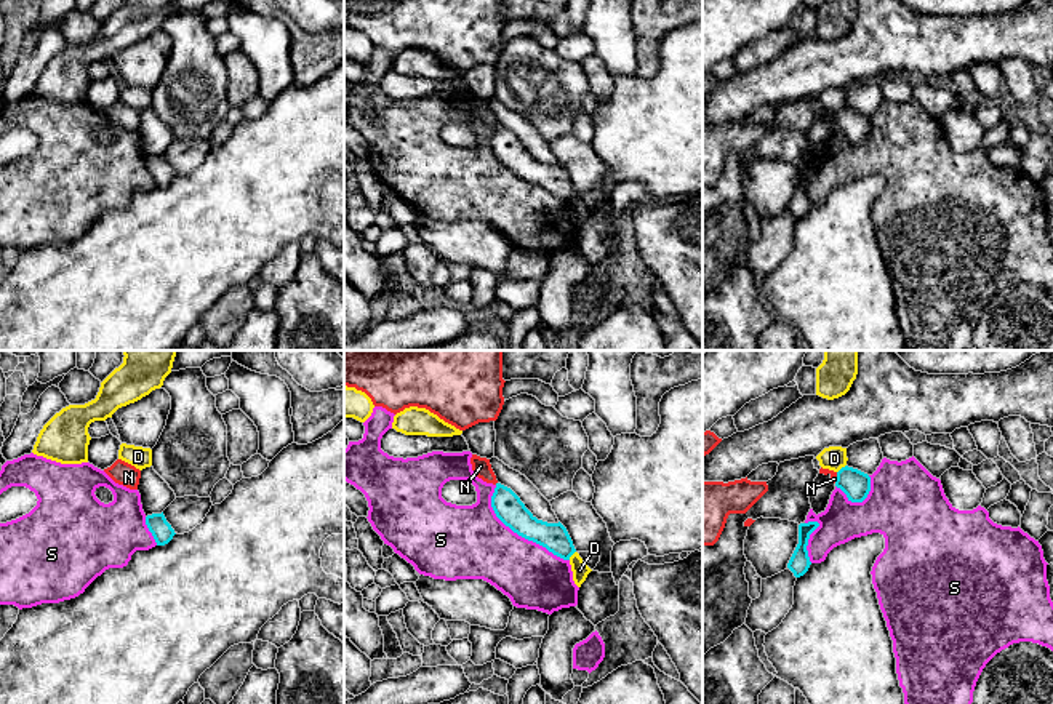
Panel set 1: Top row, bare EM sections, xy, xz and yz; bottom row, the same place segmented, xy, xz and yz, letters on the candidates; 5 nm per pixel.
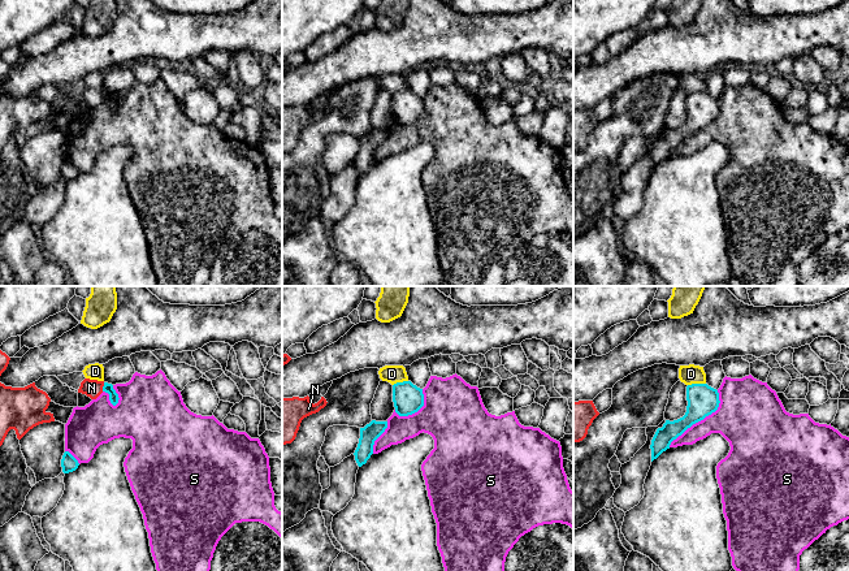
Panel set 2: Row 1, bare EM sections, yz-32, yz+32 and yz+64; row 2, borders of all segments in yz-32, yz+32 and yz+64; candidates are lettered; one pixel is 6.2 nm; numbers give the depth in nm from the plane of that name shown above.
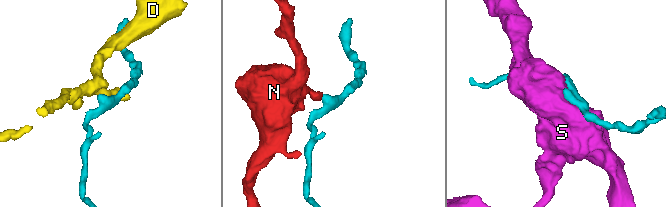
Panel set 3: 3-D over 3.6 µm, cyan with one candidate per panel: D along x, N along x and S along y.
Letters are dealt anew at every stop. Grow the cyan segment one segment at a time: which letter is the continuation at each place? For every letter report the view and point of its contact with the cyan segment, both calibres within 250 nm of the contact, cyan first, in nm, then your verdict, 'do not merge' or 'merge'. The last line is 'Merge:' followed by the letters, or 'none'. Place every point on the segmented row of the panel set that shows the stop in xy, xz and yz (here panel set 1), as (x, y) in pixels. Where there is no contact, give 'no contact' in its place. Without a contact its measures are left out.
D: meets cyan in yz at (840, 469); 140 nm thick on the cyan side, 120 nm on the other; do not merge
N: meets cyan in yz at (837, 477); 140 nm thick on the cyan side, 30 nm on the other; do not merge
S: meets cyan in xz at (517, 533); 150 nm thick on the cyan side, 360 nm on the other; do not merge
Merge: none

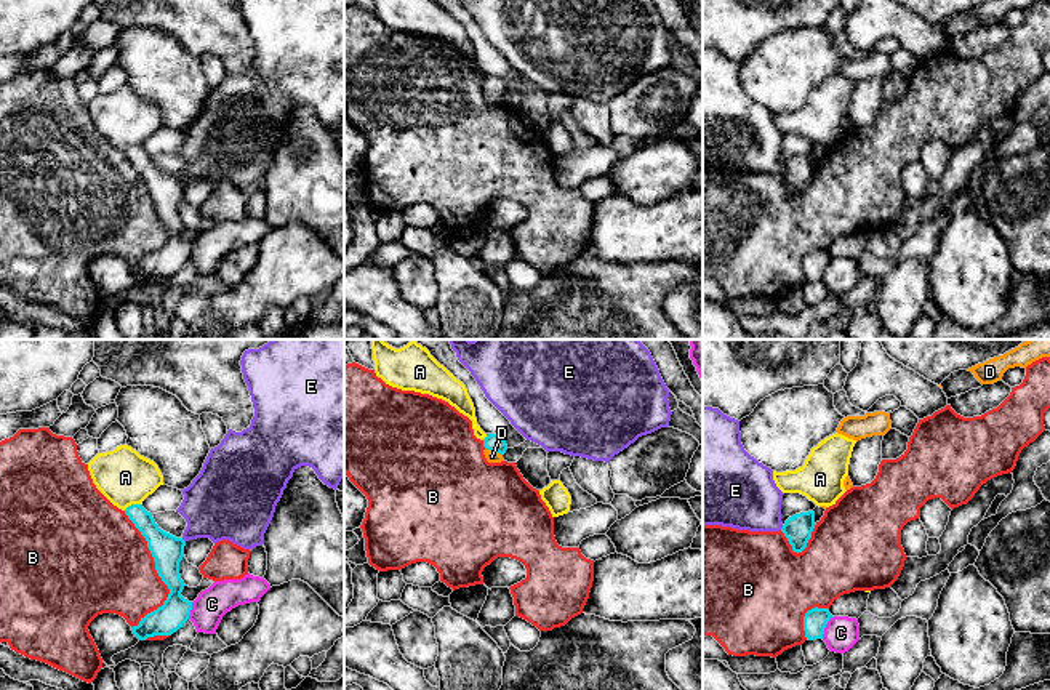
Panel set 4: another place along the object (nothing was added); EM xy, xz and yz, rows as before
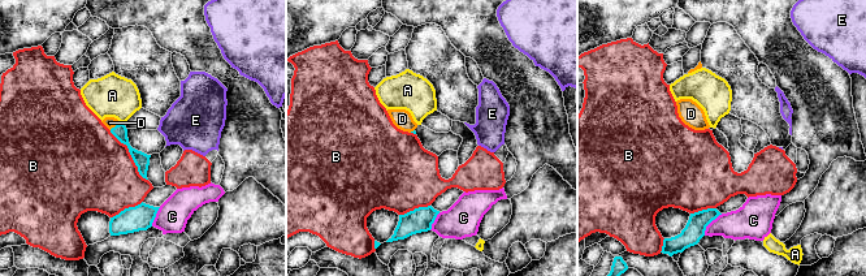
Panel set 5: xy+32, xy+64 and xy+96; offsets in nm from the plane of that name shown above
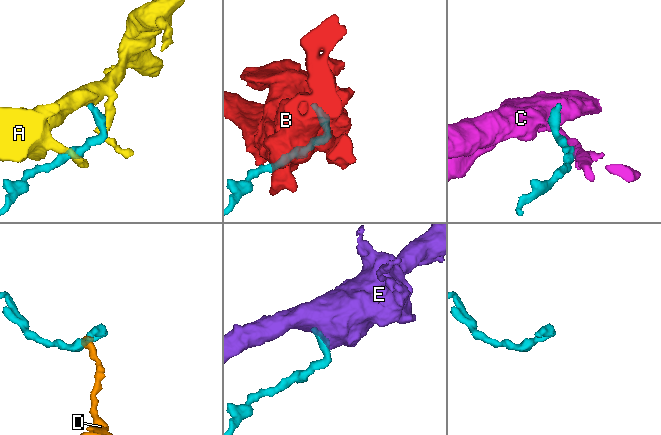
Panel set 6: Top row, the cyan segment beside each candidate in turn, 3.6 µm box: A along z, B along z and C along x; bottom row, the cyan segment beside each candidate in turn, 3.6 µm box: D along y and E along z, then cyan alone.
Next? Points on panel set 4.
A: meets cyan in xy at (132, 505); 130 nm thick on the cyan side, 280 nm on the other; do not merge
B: meets cyan in xy at (157, 572); 160 nm thick on the cyan side, 460 nm on the other; do not merge
C: meets cyan in yz at (825, 626); 120 nm thick on the cyan side, 170 nm on the other; do not merge
D: meets cyan in xz at (493, 450); 90 nm thick on the cyan side, 60 nm on the other; merge
E: meets cyan in yz at (783, 527); 140 nm thick on the cyan side, 320 nm on the other; do not merge
Merge: D

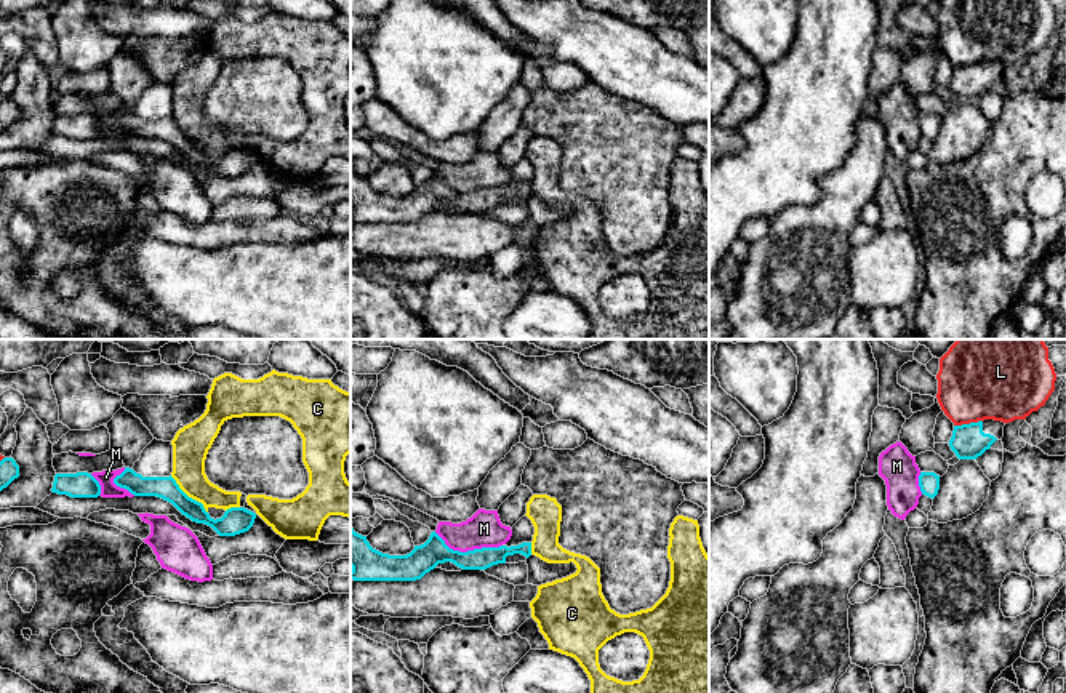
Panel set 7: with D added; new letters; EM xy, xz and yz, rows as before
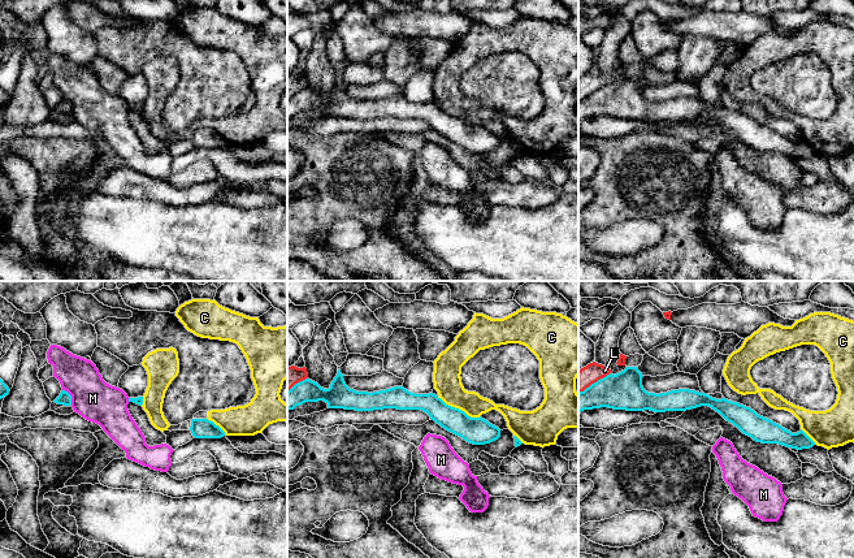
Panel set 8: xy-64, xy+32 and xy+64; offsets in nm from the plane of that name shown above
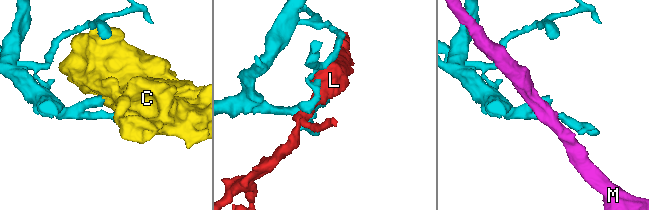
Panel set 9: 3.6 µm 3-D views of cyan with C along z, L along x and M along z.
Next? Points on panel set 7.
C: meets cyan in xy at (188, 496); 120 nm thick on the cyan side, 180 nm on the other; do not merge
L: meets cyan in yz at (967, 424); 170 nm thick on the cyan side, 420 nm on the other; do not merge
M: meets cyan in xz at (468, 551); 140 nm thick on the cyan side, 180 nm on the other; do not merge
Merge: none

